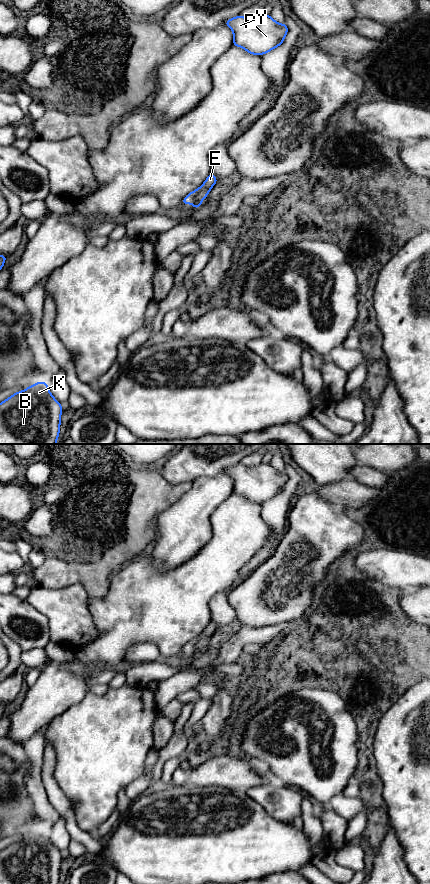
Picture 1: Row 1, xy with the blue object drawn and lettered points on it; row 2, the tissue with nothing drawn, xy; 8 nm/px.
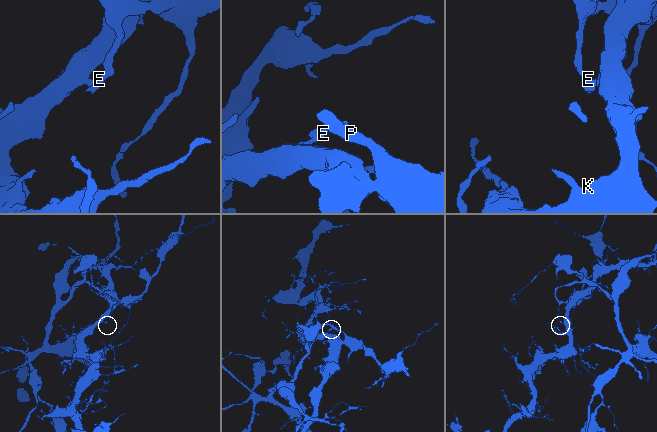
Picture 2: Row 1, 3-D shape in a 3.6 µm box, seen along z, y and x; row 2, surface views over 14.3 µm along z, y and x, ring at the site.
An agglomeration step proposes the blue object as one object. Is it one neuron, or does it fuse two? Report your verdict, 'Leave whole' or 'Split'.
Split

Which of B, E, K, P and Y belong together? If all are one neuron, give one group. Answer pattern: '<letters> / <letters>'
B K / E P Y

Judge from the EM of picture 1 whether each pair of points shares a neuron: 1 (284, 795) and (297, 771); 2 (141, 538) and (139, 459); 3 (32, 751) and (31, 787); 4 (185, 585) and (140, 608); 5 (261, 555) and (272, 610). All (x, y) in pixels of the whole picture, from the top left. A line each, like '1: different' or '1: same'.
1: different
2: different
3: same
4: same
5: different

